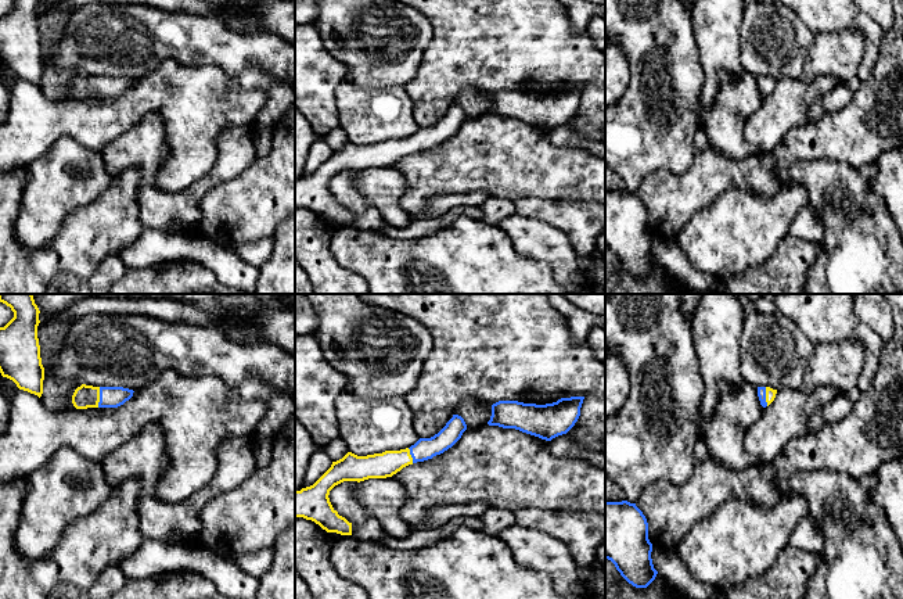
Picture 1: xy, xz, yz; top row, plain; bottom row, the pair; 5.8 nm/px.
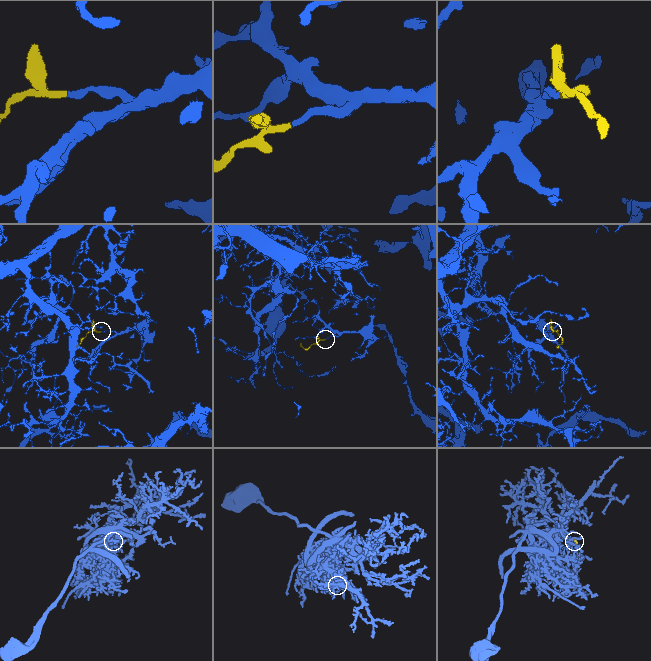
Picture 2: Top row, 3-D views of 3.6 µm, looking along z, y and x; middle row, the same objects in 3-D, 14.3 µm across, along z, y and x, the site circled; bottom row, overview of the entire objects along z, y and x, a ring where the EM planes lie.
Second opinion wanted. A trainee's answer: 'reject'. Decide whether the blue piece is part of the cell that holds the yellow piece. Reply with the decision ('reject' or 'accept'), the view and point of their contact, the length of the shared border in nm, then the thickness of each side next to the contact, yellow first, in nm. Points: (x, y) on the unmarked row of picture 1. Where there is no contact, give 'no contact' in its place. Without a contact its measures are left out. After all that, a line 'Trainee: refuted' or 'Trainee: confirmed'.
accept | xy (99, 86) | 120 nm | 130/130 nm
Trainee: refuted

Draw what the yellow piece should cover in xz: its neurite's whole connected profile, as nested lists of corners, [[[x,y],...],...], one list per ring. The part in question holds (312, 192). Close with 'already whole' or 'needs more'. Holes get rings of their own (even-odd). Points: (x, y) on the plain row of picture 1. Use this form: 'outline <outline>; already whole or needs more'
outline [[[458,104],[431,128],[420,128],[414,134],[400,140],[385,140],[367,146],[348,141],[310,176],[295,180],[295,207],[303,207],[319,214],[327,222],[352,225],[352,212],[339,205],[330,191],[330,180],[343,171],[364,171],[368,168],[392,166],[403,157],[432,148],[452,137],[467,119]]]; needs more

